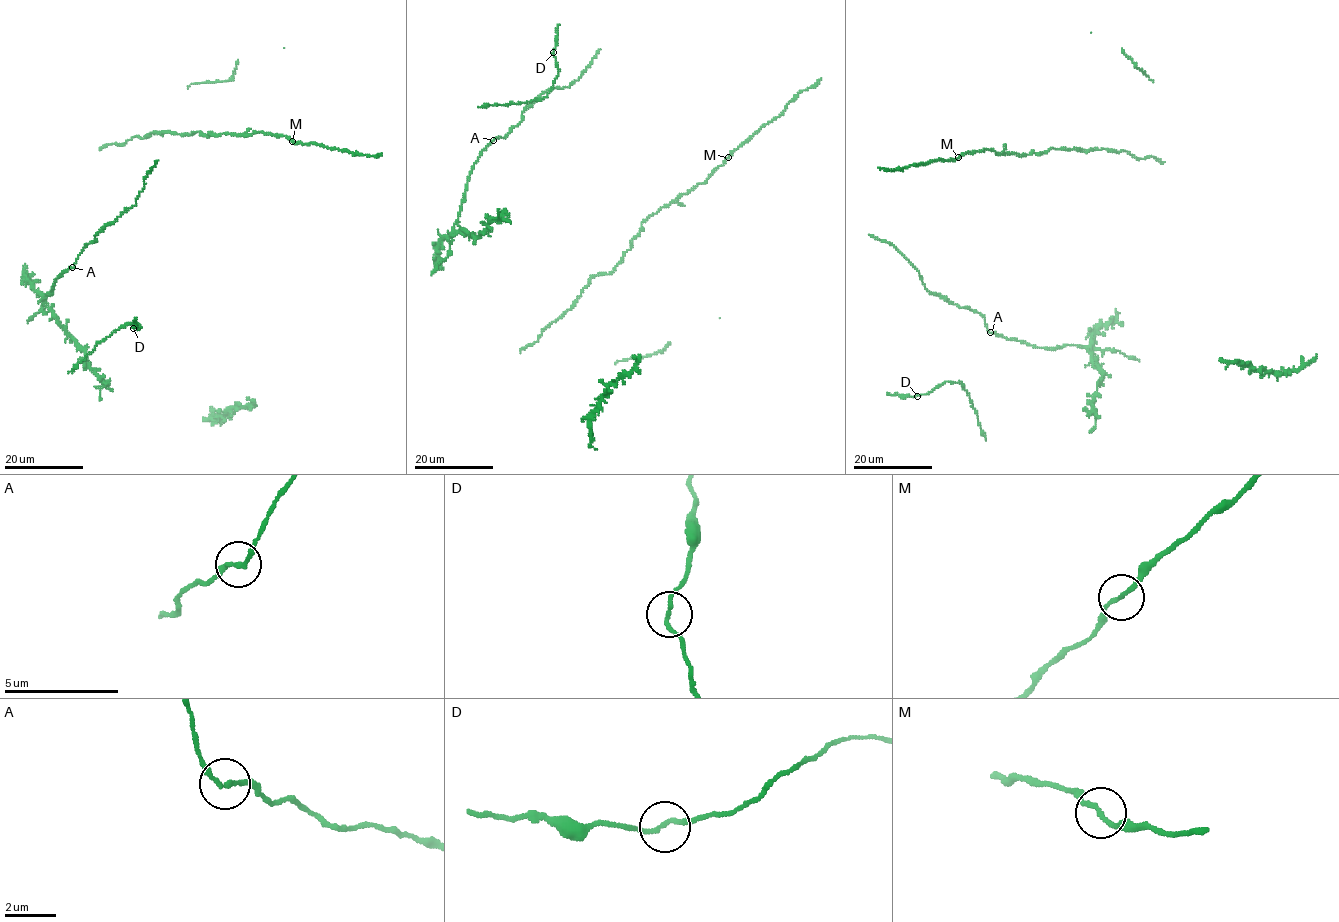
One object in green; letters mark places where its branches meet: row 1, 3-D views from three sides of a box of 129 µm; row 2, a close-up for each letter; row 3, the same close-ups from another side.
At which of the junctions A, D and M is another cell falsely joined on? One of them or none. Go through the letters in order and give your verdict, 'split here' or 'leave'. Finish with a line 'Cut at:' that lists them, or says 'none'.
A: leave
D: leave
M: leave
Cut at: none

